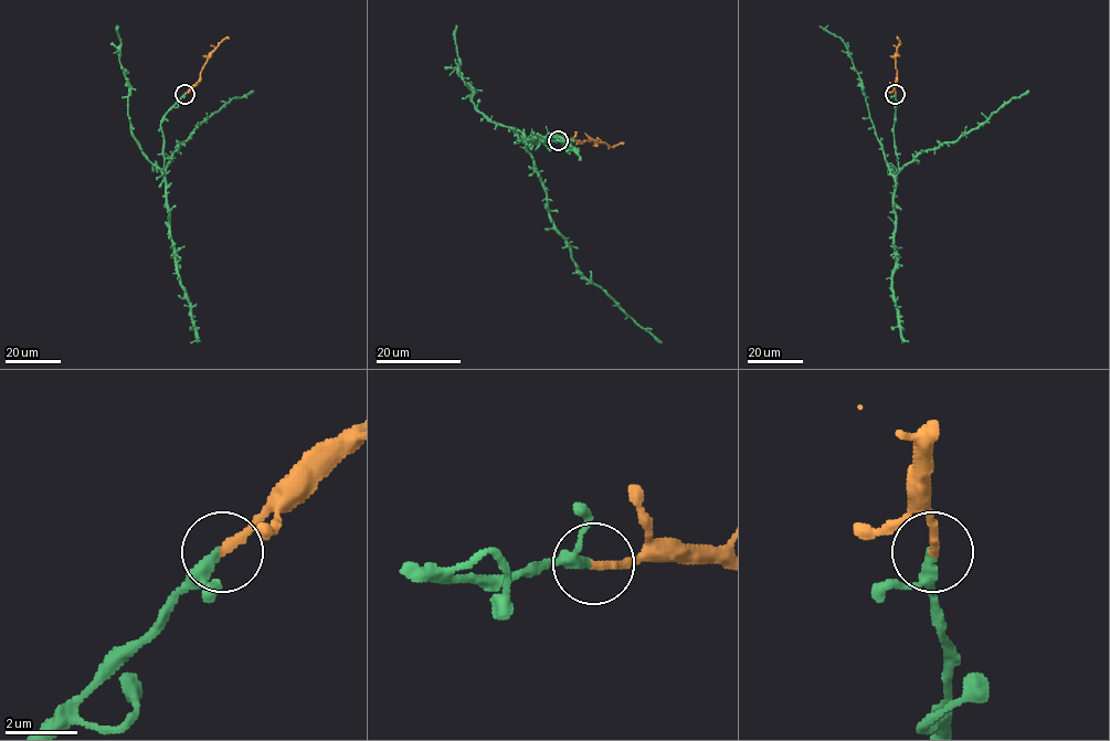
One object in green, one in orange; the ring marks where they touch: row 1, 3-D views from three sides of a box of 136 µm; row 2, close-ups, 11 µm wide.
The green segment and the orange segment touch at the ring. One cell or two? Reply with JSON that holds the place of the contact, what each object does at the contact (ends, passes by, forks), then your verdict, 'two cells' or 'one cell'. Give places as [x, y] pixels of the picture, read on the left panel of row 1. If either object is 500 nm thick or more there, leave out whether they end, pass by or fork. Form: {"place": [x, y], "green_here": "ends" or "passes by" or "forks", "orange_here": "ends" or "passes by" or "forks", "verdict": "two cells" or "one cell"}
{"place": [184, 94], "green_here": "passes by", "orange_here": "ends", "verdict": "one cell"}

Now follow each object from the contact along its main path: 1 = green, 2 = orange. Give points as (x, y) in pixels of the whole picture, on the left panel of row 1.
1: (184, 94), (160, 124), (164, 172), (149, 160), (133, 134), (127, 116), (128, 83), (119, 62), (118, 27)
2: (184, 94), (198, 82), (209, 55), (229, 36)

